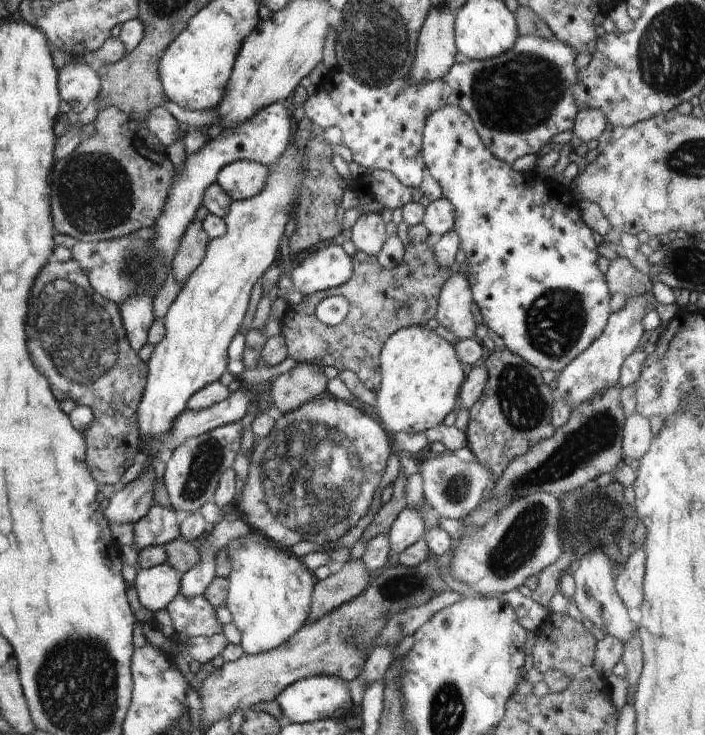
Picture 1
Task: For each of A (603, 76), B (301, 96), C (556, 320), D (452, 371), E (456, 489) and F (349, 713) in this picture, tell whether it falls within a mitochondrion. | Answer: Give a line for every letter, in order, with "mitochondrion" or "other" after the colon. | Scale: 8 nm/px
A: other
B: other
C: mitochondrion
D: other
E: mitochondrion
F: other

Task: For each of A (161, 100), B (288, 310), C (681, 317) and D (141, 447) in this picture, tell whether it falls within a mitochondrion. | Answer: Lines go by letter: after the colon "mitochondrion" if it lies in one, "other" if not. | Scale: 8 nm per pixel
A: other
B: other
C: other
D: other

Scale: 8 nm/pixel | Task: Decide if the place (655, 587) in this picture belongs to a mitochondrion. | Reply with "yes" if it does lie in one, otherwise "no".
no

